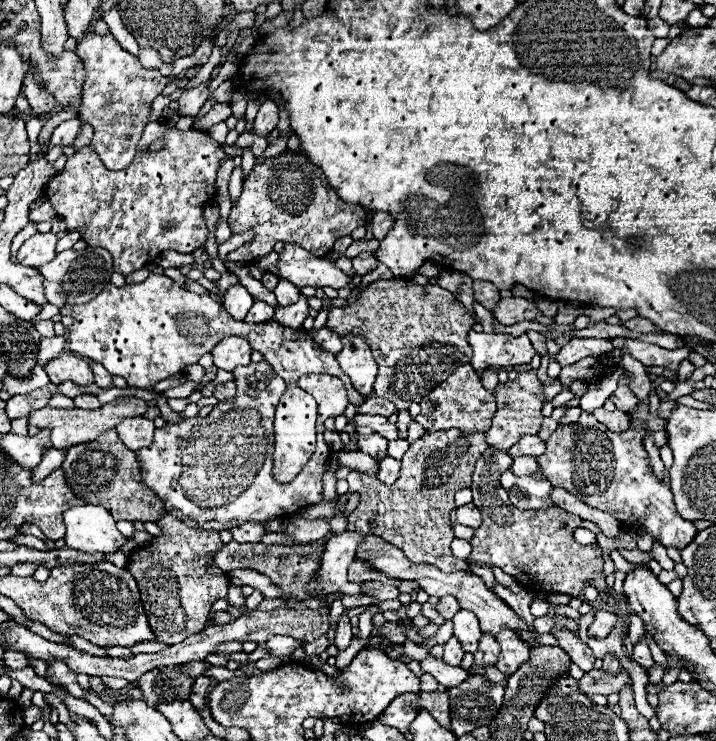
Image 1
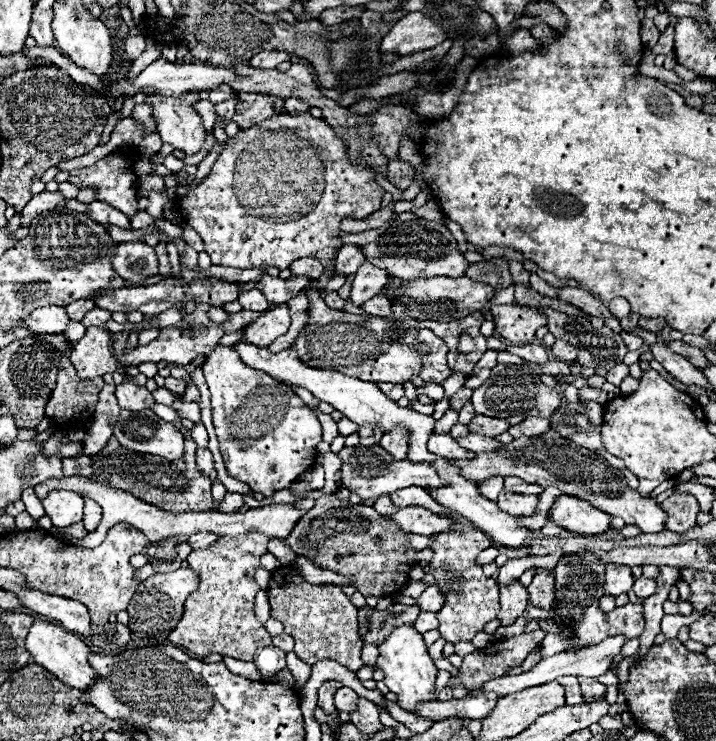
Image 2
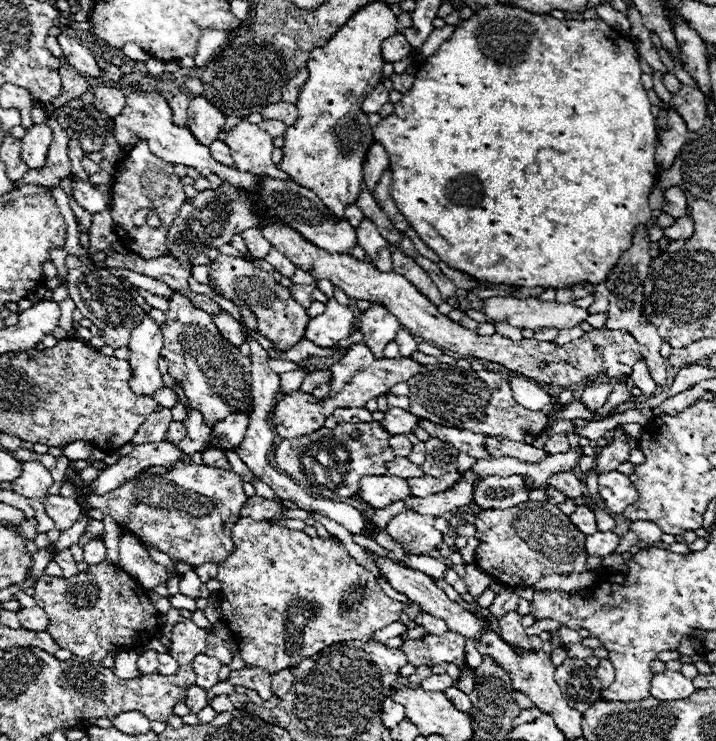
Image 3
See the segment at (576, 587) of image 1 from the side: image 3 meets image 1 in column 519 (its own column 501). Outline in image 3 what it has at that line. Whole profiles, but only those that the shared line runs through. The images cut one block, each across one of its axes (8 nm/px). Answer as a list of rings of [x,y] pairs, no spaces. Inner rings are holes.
[[[524,502],[522,508],[514,506],[508,510],[482,510],[476,522],[480,546],[476,550],[476,564],[512,588],[528,588],[550,574],[578,573],[580,562],[576,556],[586,556],[584,534],[570,522],[558,506],[550,502]]]

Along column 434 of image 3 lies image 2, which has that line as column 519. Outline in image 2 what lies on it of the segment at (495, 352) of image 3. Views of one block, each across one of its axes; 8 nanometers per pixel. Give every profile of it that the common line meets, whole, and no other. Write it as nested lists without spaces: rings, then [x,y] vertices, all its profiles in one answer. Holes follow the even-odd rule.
[[[506,304],[492,306],[490,312],[494,316],[494,332],[510,344],[530,344],[536,330],[546,326],[546,316],[534,308]]]

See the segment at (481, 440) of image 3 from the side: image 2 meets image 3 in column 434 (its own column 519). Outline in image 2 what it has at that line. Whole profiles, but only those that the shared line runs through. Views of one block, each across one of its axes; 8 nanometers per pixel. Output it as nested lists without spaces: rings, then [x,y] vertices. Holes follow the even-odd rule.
[[[528,418],[516,426],[510,426],[508,428],[508,434],[514,436],[514,438],[520,438],[520,436],[540,436],[542,432],[548,432],[550,428],[550,422],[546,418]]]

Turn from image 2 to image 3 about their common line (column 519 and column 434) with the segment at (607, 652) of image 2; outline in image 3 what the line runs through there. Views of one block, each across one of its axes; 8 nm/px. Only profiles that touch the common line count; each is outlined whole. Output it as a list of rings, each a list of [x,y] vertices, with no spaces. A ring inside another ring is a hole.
[[[432,674],[432,676],[428,676],[428,678],[424,678],[422,680],[422,684],[420,684],[422,688],[426,688],[426,690],[434,690],[434,692],[444,692],[444,688],[448,688],[448,686],[452,686],[452,678],[448,676],[448,674]]]

